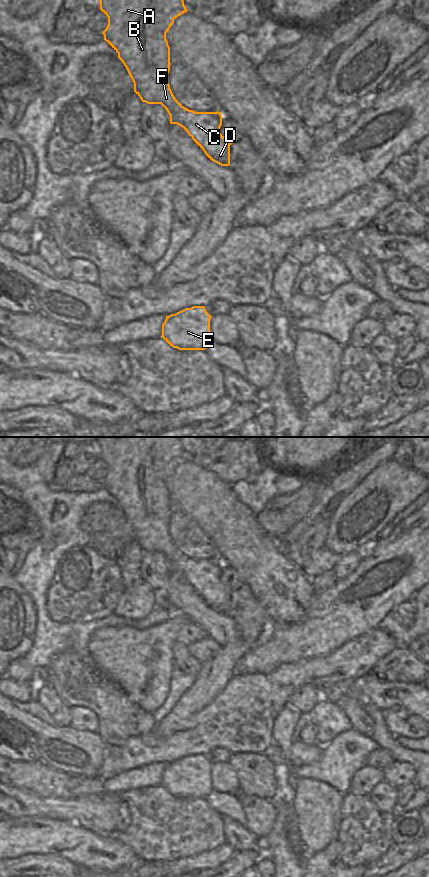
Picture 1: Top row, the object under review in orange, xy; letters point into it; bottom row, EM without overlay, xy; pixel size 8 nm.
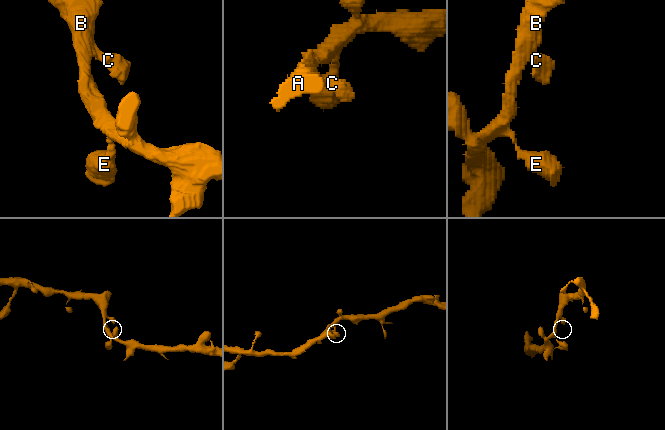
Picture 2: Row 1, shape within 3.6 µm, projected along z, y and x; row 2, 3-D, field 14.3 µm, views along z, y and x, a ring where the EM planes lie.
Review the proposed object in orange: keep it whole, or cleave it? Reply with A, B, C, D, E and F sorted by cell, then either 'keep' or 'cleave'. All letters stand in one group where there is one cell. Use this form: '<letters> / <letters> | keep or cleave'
A B C D E F | keep

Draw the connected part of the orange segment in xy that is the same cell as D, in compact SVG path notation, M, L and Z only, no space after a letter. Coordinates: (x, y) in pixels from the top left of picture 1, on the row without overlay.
M96 437L100 458L108 465L104 488L118 501L142 550L161 552L170 563L170 572L181 574L206 604L221 614L230 613L230 593L221 581L222 563L185 556L173 543L168 531L170 495L166 481L174 467L187 460L178 437Z

